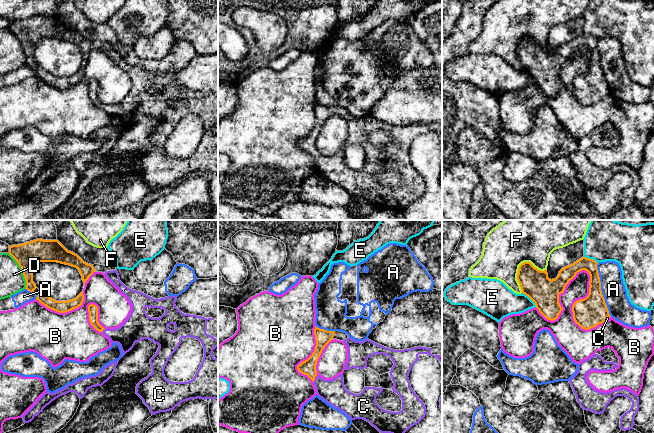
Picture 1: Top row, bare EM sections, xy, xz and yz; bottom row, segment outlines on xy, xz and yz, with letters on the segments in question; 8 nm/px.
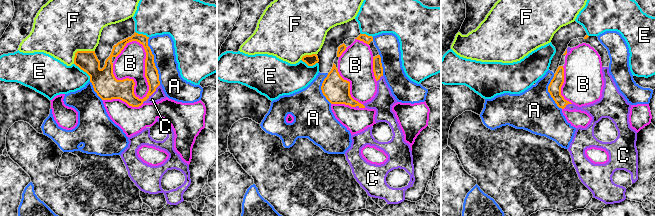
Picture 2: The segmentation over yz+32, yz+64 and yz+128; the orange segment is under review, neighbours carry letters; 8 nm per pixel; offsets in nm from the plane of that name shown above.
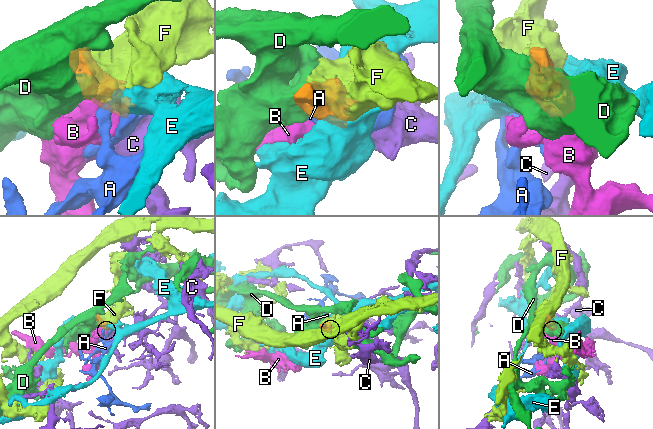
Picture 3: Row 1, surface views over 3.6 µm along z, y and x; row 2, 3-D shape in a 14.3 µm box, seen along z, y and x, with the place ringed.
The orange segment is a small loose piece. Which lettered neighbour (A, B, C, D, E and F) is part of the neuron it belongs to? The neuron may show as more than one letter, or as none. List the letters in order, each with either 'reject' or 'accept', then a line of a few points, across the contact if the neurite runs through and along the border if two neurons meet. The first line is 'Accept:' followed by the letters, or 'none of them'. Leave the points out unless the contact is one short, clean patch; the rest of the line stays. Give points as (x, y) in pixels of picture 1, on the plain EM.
Accept: C
A: reject
B: reject
C: accept
D: reject
E: reject
F: reject

